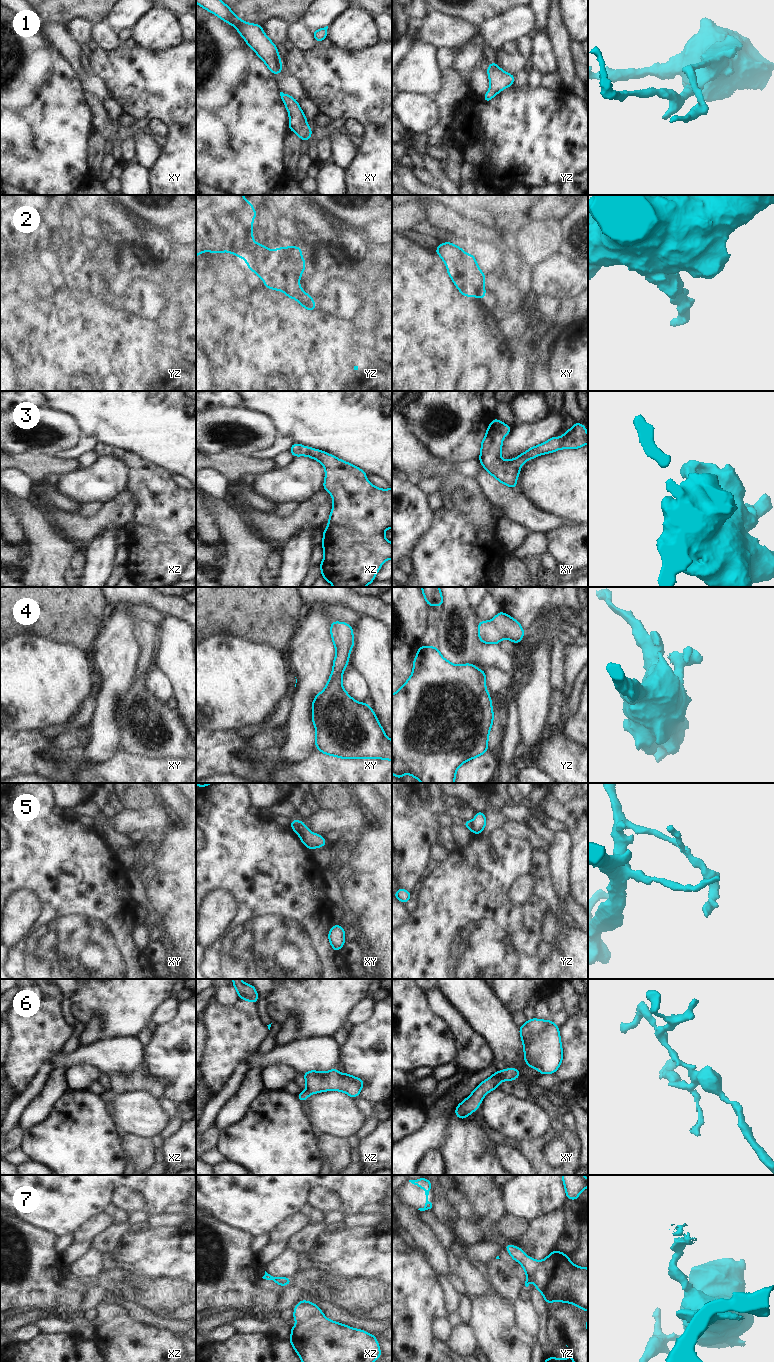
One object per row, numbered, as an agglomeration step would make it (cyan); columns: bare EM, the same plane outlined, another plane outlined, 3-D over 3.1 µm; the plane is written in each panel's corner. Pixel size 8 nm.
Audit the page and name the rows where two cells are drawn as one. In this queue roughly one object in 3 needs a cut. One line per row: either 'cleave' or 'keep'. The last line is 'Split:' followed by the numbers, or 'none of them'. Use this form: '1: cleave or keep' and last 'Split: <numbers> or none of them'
1: keep
2: keep
3: keep
4: cleave
5: cleave
6: keep
7: keep
Split: 4, 5

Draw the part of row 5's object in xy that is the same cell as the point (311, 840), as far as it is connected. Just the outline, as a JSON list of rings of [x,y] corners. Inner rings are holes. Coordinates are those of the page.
[[[299,822],[298,824],[298,834],[302,843],[309,849],[320,848],[328,842],[316,833],[312,833],[304,824],[304,822]]]

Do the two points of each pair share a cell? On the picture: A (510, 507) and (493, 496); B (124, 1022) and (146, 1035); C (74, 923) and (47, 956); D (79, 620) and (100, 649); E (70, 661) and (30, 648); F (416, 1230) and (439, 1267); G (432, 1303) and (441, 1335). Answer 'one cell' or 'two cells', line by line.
A: one cell
B: two cells
C: one cell
D: two cells
E: one cell
F: one cell
G: two cells

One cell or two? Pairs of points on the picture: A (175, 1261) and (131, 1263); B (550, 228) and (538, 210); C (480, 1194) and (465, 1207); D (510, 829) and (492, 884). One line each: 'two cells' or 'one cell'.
A: one cell
B: two cells
C: two cells
D: two cells

